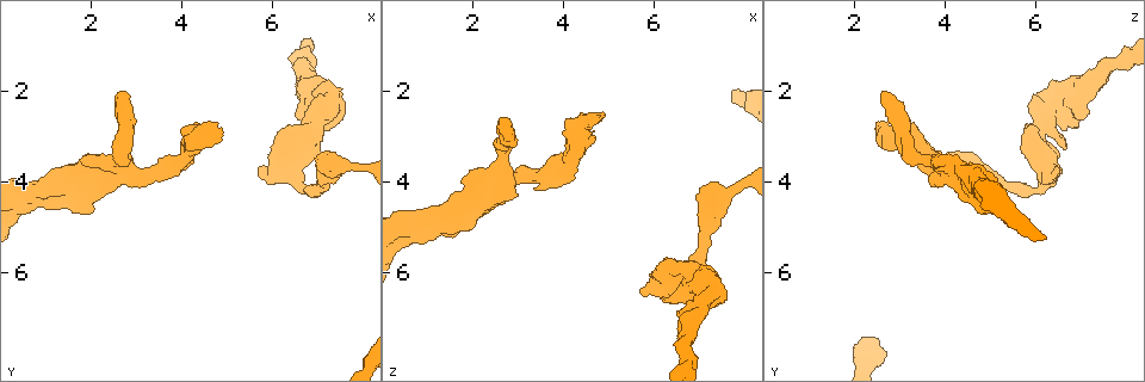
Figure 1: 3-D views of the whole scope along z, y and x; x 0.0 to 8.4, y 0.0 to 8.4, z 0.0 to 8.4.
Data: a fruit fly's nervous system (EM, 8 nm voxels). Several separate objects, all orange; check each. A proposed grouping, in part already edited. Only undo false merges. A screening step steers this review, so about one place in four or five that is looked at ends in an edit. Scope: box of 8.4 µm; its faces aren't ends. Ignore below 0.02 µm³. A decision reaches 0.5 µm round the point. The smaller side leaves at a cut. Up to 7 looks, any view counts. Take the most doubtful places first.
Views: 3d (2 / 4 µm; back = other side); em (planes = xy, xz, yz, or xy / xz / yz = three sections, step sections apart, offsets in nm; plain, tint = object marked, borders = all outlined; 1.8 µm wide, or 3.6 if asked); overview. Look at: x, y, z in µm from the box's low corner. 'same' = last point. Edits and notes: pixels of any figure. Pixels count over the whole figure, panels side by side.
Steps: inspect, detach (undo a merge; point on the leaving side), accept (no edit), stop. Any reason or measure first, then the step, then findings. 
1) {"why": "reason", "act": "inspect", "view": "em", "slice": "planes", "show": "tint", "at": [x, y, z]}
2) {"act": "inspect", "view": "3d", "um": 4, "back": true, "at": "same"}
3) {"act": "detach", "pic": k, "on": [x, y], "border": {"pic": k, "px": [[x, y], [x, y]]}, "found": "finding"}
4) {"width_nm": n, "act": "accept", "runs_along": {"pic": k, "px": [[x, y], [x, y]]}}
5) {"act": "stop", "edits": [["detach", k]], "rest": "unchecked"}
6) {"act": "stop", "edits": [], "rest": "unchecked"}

{"why": "branch point", "act": "inspect", "view": "em", "slice": "planes", "show": "plain", "at": [6.95, 2.20, 6.80]}

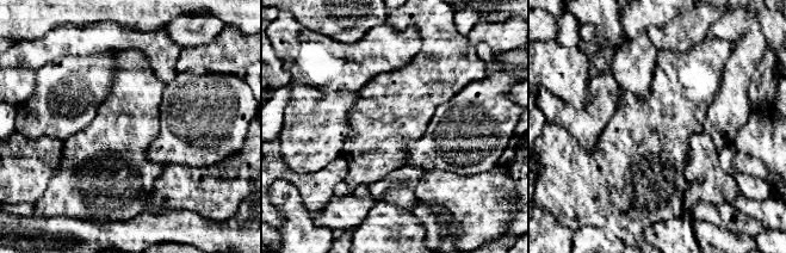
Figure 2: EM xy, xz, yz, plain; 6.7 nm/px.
{"act": "inspect", "view": "em", "slice": "planes", "show": "tint", "at": "same"}

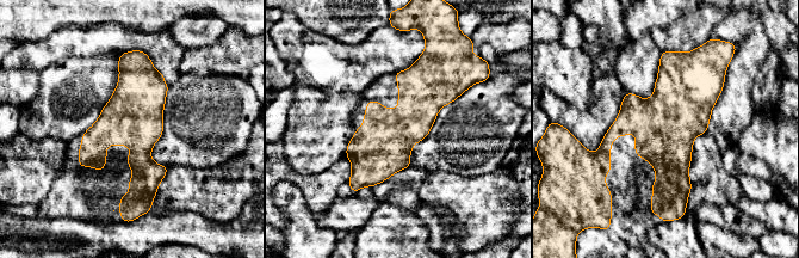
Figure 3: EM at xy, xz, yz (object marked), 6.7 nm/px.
{"act": "accept", "found": "one cell here"}

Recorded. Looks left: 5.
{"why": "calibre changes", "act": "inspect", "view": "3d", "um": 4, "at": [6.40, 3.70, 6.25]}

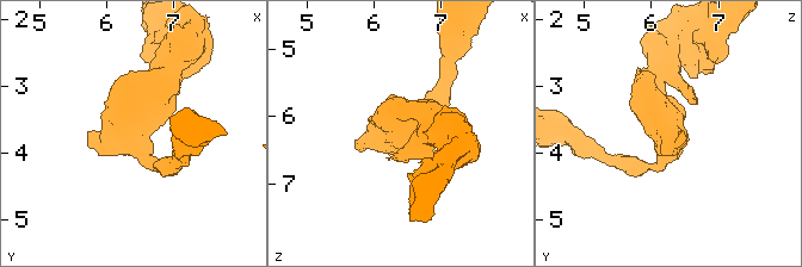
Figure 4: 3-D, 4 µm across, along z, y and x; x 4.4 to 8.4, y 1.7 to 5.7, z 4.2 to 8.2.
{"act": "inspect", "view": "em", "slice": "planes", "show": "tint", "at": [6.35, 3.75, 6.30]}

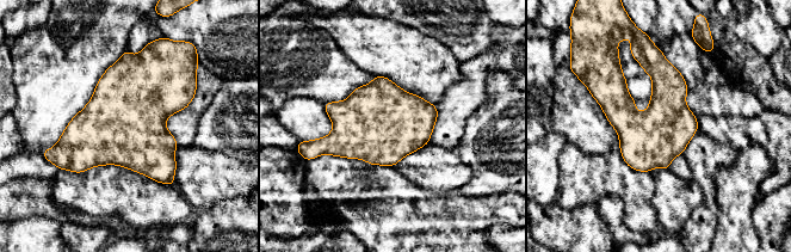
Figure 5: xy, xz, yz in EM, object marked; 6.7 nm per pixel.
{"act": "accept", "found": "continuous, no second cell"}

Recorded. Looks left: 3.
{"why": "closes a loop", "act": "inspect", "view": "em", "slice": "planes", "show": "tint", "at": [2.80, 3.70, 4.00]}

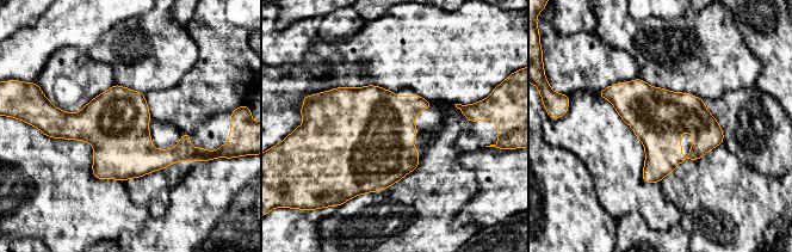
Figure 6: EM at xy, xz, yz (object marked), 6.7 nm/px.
{"act": "accept", "found": "all the same cell"}

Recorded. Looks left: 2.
{"act": "stop", "edits": [], "rest": "unchecked"}

